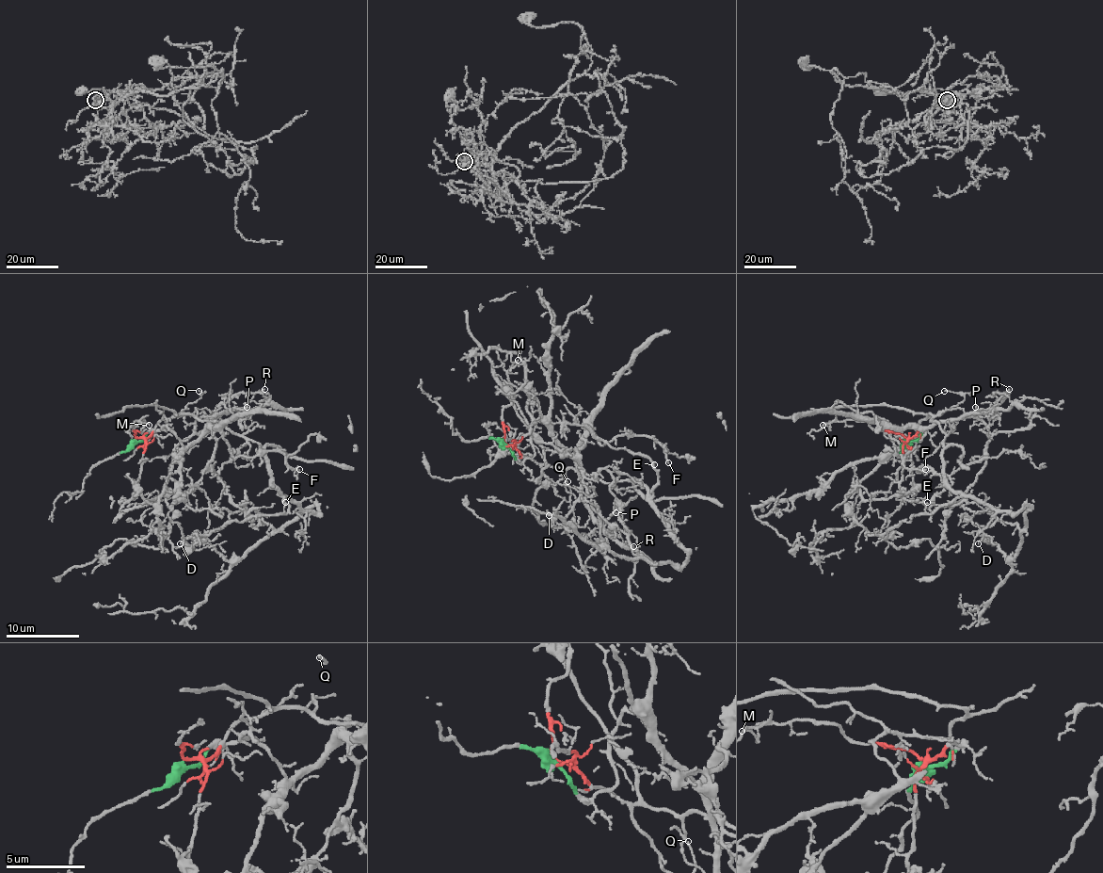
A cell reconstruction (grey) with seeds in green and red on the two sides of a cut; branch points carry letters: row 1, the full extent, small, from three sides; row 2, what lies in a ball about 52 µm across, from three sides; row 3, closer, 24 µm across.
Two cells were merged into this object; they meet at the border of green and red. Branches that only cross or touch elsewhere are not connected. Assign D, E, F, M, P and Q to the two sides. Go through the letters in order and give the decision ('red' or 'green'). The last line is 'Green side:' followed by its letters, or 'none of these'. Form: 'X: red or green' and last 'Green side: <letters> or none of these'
D: red
E: red
F: green
M: red
P: green
Q: red
Green side: F, P

